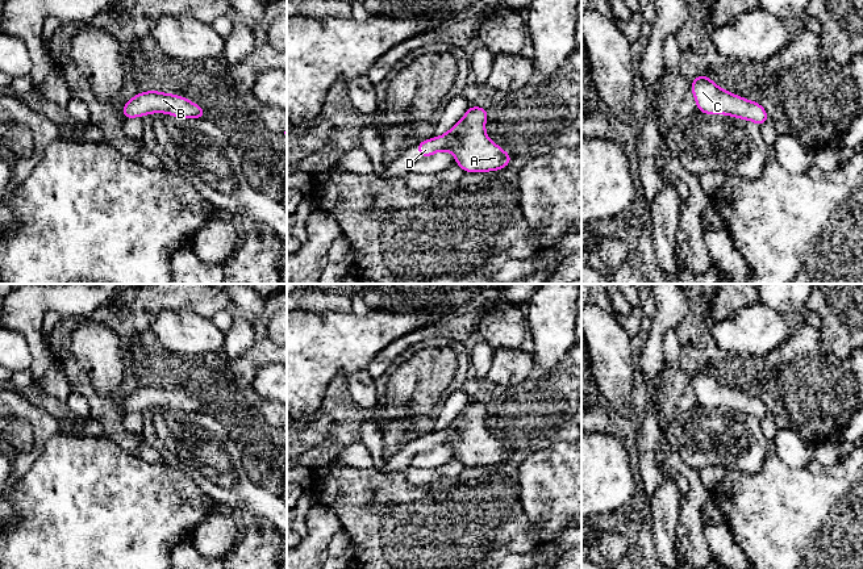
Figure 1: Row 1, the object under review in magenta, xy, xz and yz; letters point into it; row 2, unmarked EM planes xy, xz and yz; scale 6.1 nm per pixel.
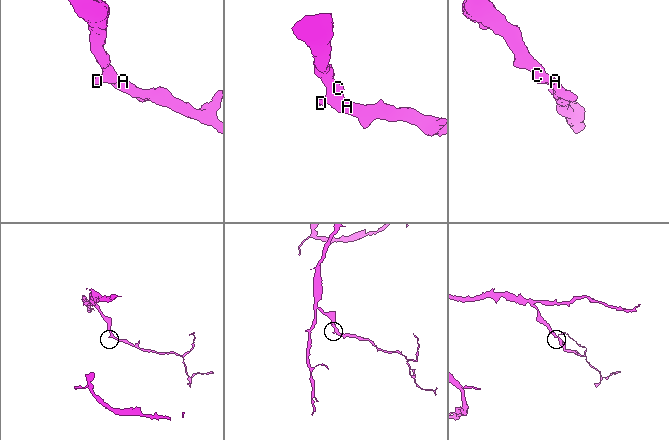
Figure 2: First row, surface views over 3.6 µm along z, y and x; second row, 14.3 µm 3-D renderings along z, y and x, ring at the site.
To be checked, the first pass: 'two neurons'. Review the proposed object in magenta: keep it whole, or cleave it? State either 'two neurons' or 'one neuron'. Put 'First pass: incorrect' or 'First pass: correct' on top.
First pass: incorrect
one neuron

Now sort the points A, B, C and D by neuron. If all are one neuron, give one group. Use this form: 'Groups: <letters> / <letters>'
Groups: A B C D

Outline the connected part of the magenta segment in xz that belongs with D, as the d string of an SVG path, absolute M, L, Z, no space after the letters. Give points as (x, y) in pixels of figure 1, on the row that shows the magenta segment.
M470 106L463 118L441 137L420 142L421 158L438 151L453 152L464 172L487 172L506 167L513 159L485 134L485 108Z

